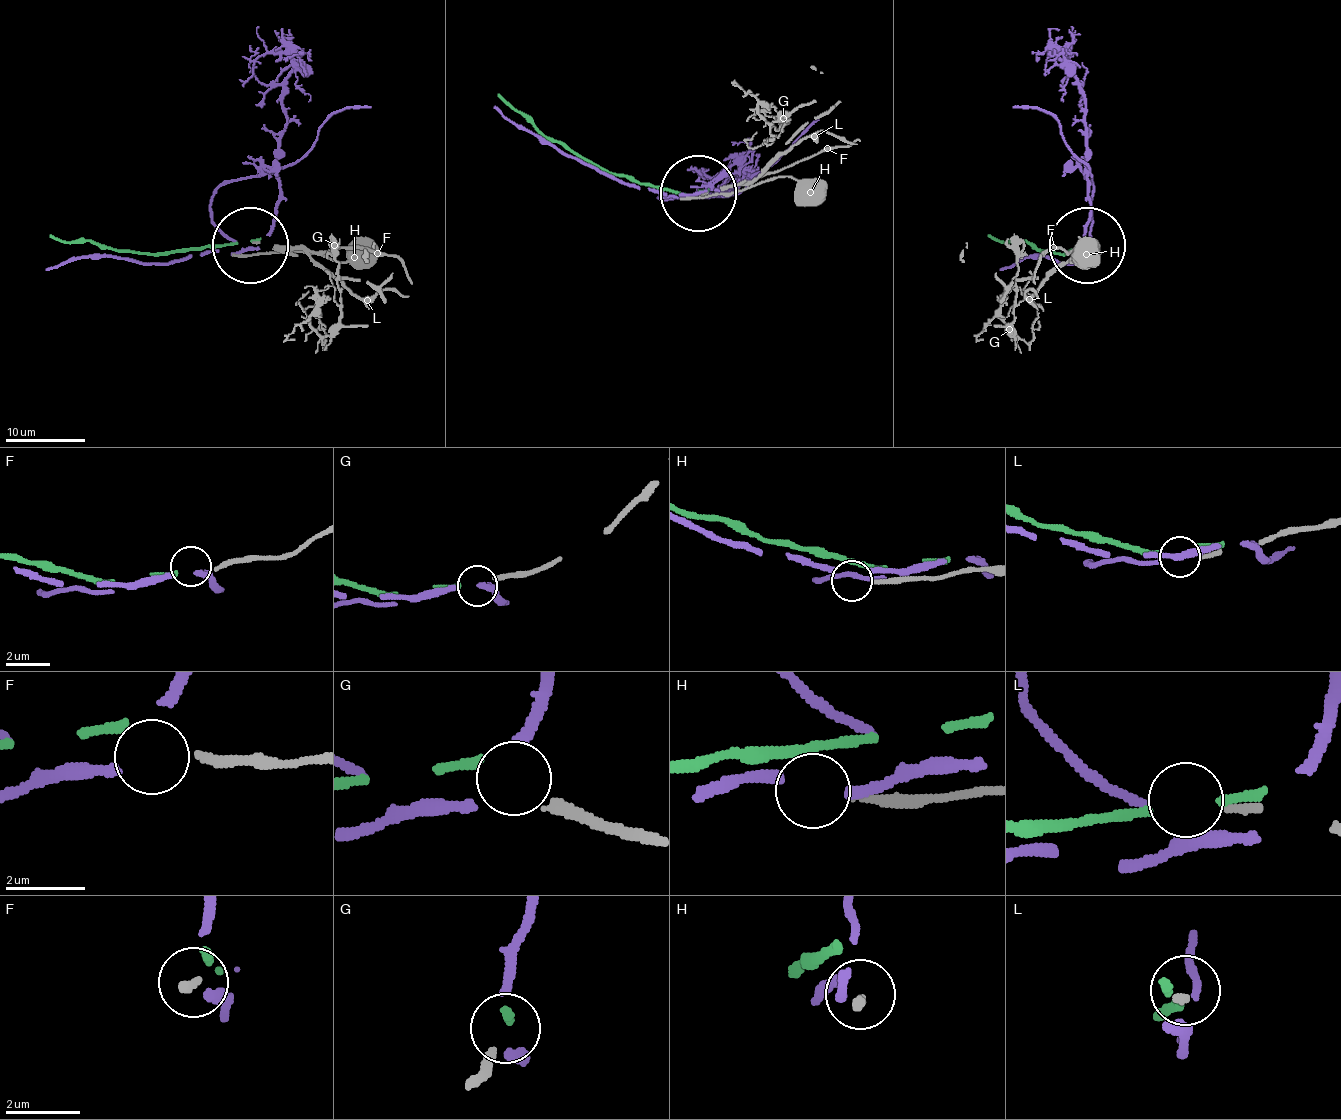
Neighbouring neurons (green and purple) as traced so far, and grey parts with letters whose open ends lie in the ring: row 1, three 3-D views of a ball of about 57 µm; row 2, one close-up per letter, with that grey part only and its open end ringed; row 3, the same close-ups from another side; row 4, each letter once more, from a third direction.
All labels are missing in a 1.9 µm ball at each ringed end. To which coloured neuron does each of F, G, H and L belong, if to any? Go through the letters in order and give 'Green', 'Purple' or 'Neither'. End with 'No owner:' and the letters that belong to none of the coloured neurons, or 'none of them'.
F: Neither
G: Green
H: Neither
L: Neither
No owner: F, H, L

